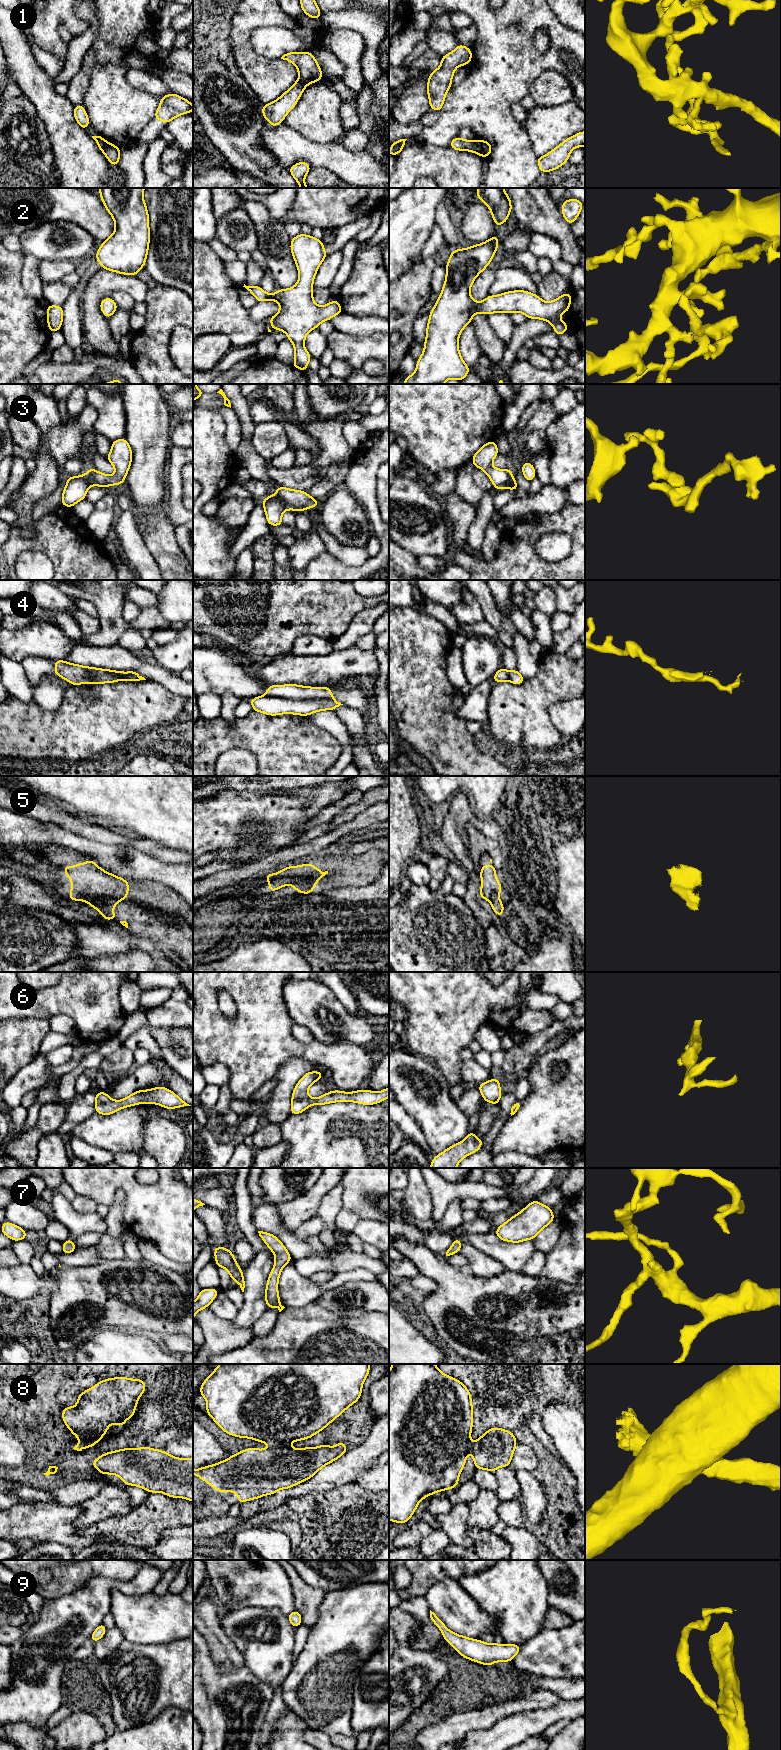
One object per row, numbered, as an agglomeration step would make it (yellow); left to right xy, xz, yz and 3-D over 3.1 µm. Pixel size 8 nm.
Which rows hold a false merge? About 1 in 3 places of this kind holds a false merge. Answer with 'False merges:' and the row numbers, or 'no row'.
False merges: 1, 4, 5, 8

